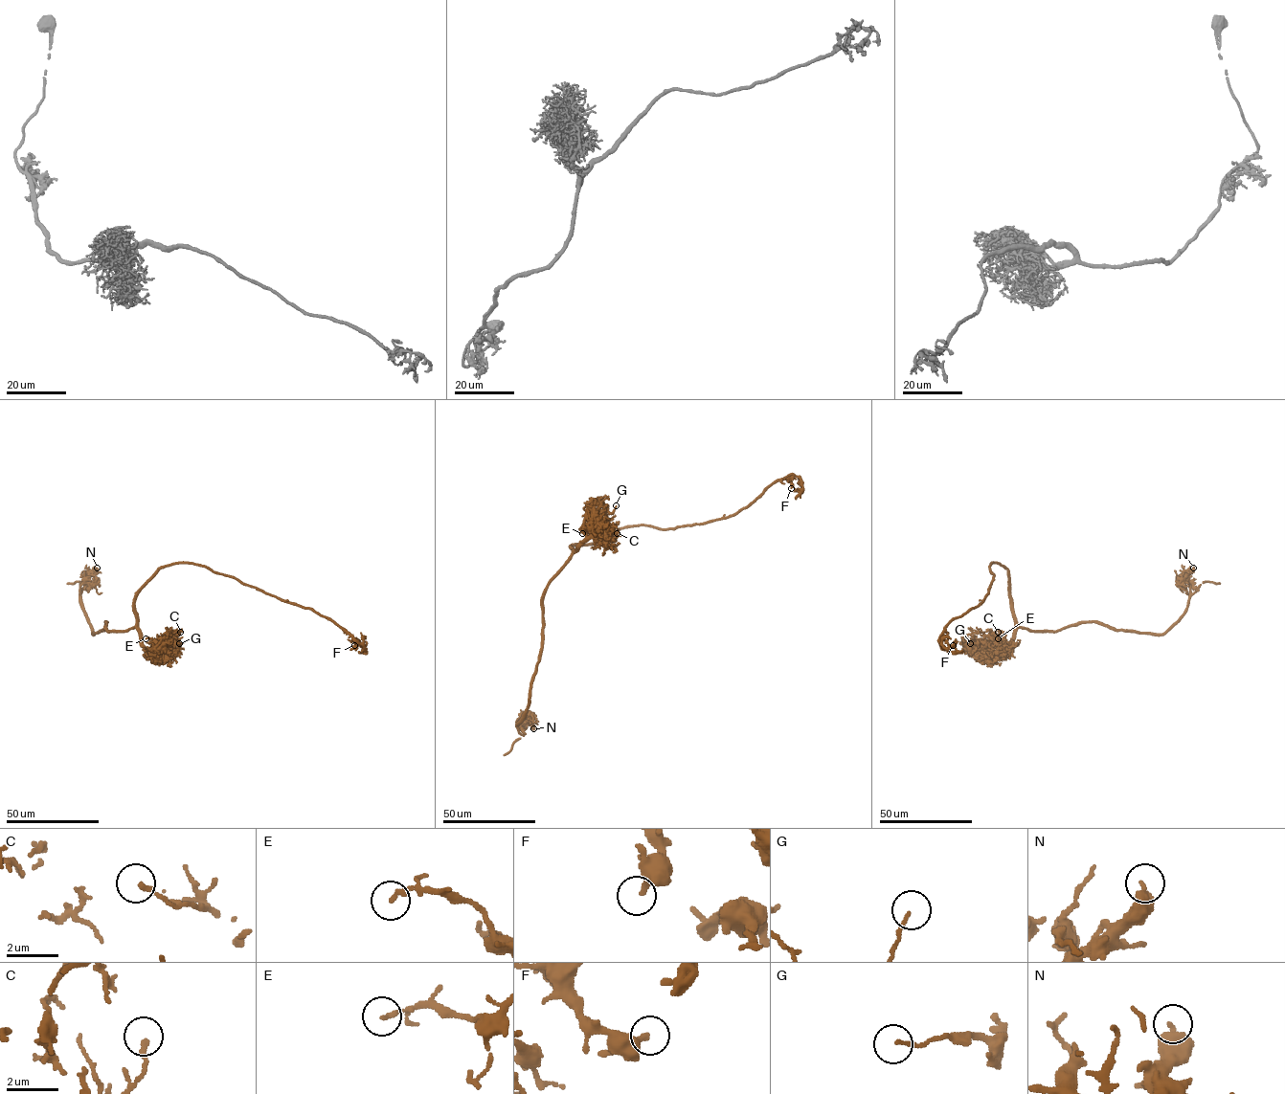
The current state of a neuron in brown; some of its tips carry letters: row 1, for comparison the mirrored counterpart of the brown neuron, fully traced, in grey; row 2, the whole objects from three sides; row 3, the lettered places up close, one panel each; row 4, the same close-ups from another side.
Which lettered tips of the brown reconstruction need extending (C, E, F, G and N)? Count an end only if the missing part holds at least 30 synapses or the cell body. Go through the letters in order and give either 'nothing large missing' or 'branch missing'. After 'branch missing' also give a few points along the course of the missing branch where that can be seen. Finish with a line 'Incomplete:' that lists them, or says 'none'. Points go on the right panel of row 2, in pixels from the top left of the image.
C: nothing large missing
E: nothing large missing
F: nothing large missing
G: nothing large missing
N: nothing large missing
Incomplete: none

